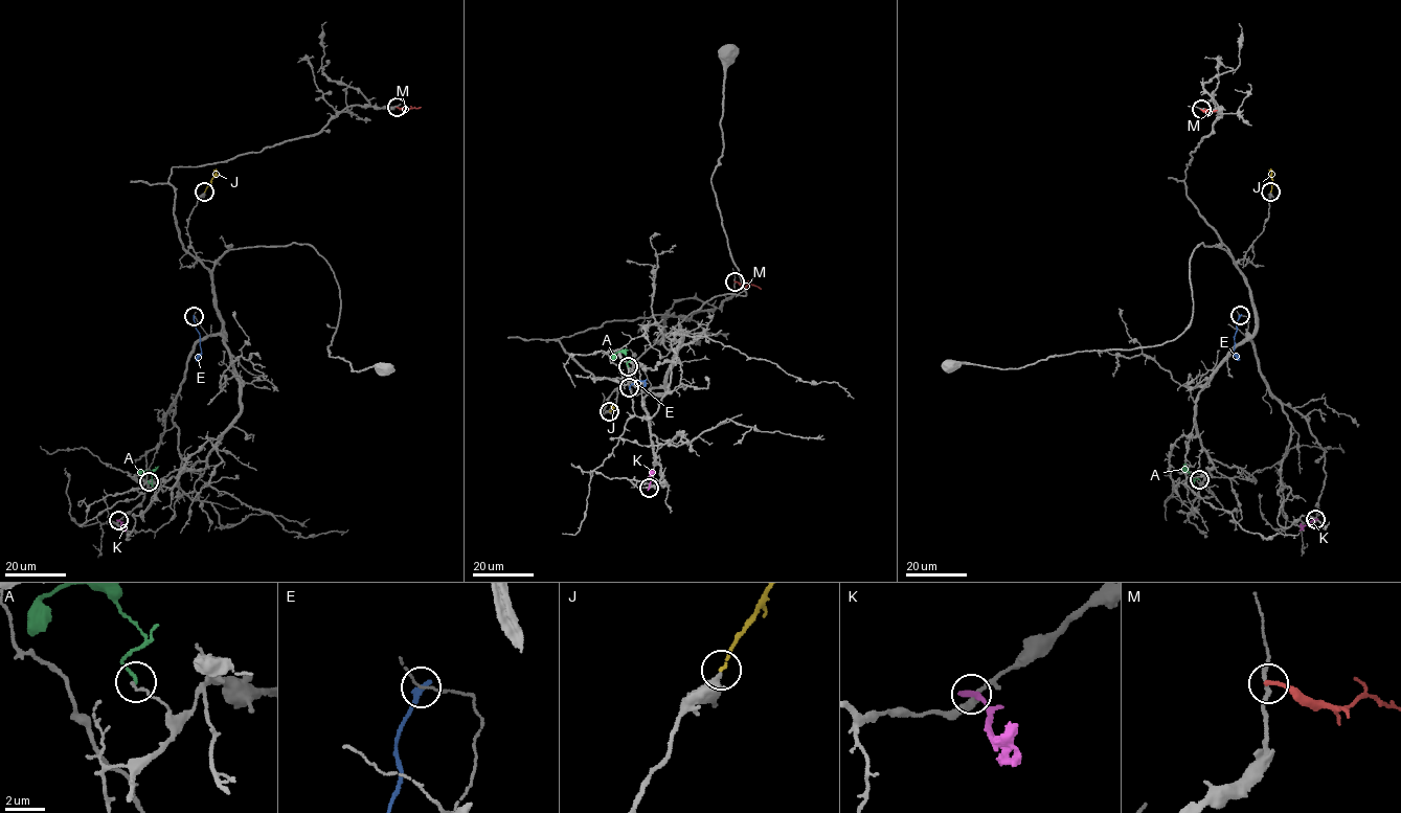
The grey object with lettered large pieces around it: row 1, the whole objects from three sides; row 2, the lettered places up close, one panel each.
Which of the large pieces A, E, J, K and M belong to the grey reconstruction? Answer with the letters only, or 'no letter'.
J

